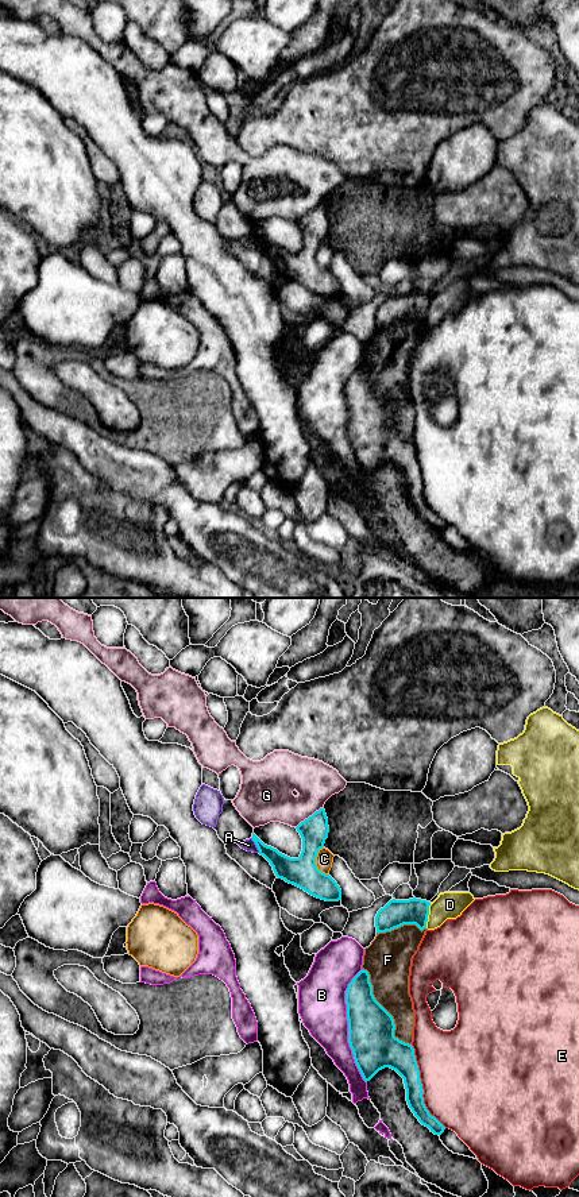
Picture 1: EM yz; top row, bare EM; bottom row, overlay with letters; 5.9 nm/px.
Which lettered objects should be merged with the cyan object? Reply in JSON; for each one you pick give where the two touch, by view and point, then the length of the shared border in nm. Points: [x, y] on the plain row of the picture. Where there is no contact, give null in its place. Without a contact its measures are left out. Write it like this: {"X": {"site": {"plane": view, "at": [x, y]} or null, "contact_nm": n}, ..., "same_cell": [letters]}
{"same_cell": []}

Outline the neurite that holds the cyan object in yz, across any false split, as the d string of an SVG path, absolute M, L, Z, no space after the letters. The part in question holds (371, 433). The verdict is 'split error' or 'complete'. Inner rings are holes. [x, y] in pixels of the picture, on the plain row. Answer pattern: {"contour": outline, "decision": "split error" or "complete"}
{"contour": "M362 364L348 379L346 399L348 439L363 475L370 476L385 463L395 466L404 474L406 497L414 511L431 528L441 530L445 522L424 499L414 444L394 432L394 414L375 395L367 366Z", "decision": "complete"}

